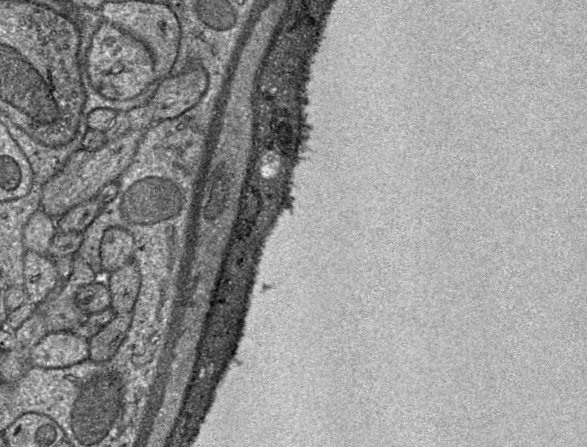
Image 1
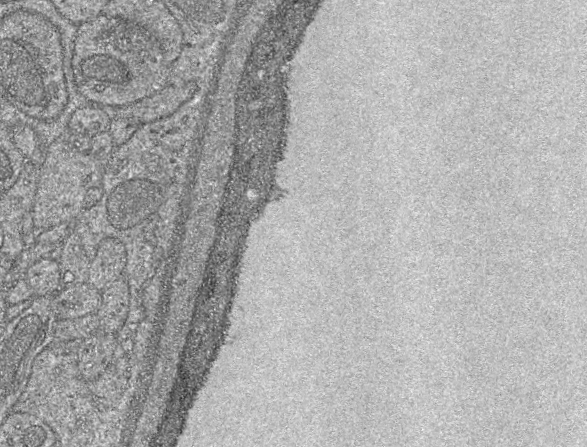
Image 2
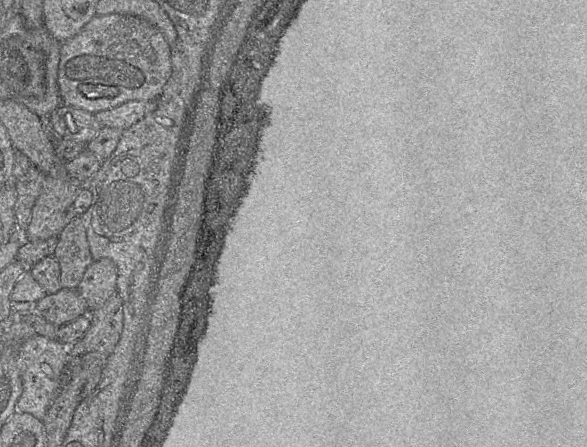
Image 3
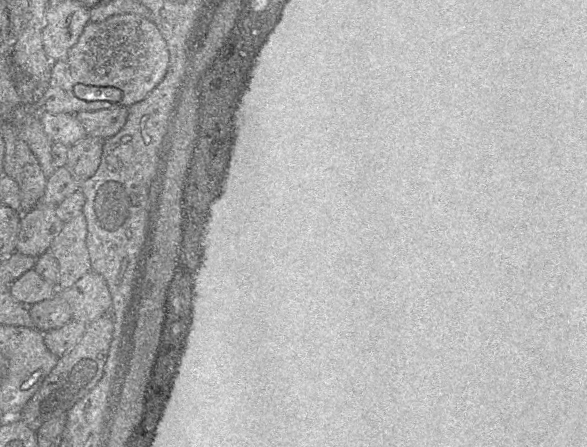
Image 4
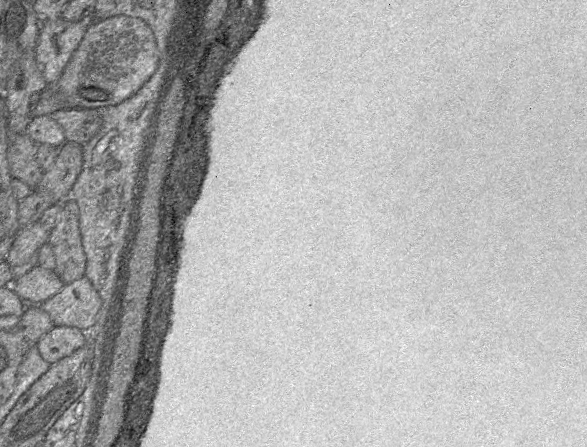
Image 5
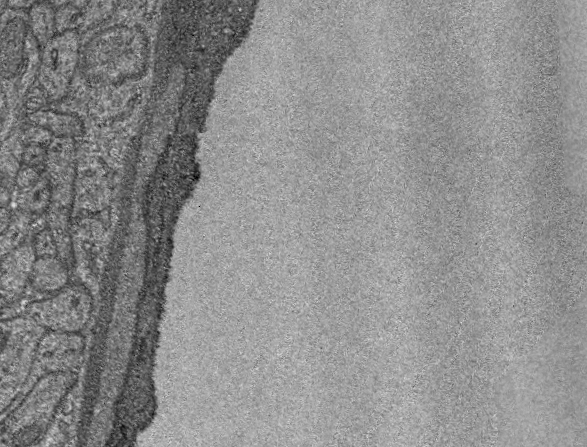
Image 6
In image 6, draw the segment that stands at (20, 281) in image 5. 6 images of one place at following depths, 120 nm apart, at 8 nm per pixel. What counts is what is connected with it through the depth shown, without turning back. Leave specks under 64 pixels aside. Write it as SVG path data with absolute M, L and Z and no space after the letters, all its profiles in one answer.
M58 257L36 259L30 275L30 284L33 288L42 292L57 293L69 283L69 269Z

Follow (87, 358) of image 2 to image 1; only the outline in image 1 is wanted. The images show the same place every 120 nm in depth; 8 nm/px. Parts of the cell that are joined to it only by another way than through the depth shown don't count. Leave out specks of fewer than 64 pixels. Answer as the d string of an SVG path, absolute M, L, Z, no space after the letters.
M132 311L117 314L108 324L90 338L89 359L102 362L110 359L119 348L131 324Z

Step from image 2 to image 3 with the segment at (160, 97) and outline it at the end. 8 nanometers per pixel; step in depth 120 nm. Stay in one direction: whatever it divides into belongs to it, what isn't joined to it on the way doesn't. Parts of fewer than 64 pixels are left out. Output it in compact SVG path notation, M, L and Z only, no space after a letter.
M155 100L127 101L110 110L95 113L95 118L102 127L125 130L157 107Z

